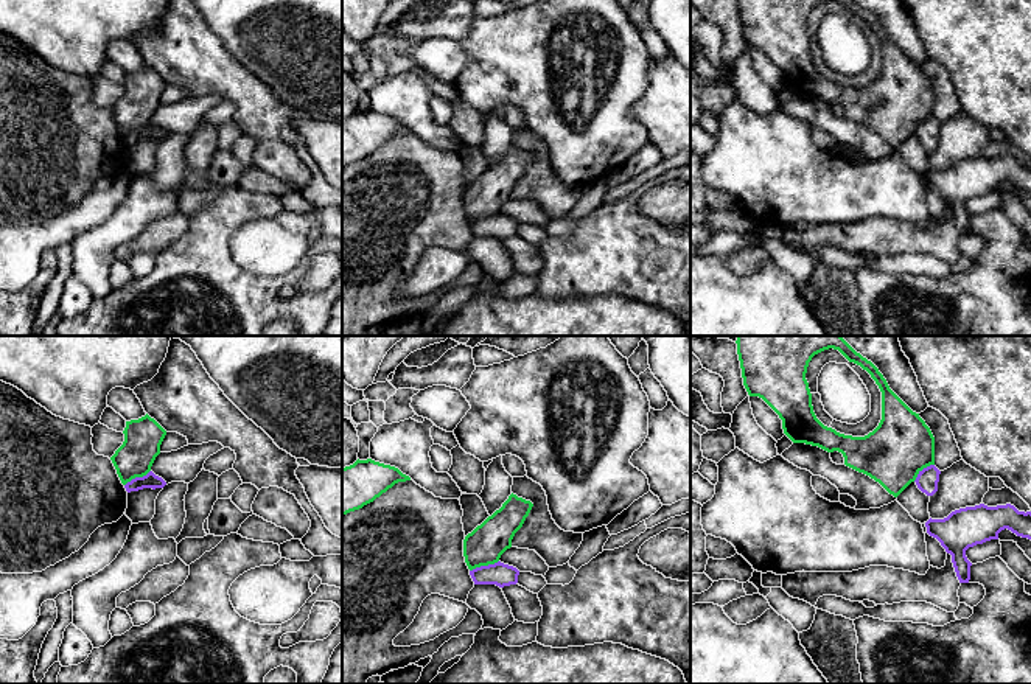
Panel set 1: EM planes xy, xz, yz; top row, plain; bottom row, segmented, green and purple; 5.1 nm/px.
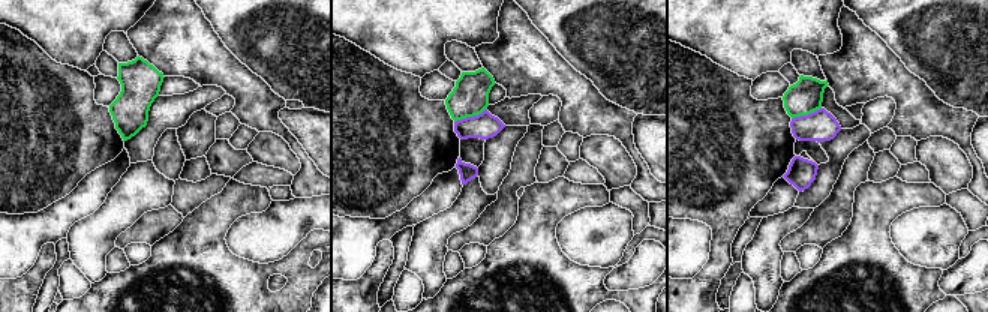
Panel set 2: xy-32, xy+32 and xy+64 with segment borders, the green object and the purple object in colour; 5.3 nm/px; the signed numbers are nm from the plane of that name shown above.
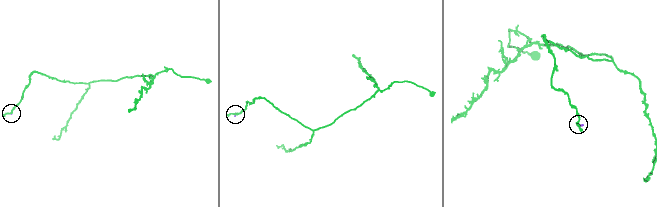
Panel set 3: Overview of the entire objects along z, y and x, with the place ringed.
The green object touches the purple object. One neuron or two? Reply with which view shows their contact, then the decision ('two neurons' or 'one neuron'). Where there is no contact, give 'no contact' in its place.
xz | two neurons

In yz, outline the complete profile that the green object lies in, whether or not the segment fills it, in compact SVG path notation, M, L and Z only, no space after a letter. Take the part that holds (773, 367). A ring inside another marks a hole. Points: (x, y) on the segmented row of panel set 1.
M737 336L736 344L748 395L762 398L779 415L784 434L793 443L841 452L846 466L869 476L894 497L914 482L924 468L935 465L935 437L930 428L889 389L879 368L841 336ZM829 348L838 350L849 362L866 370L882 392L882 420L865 437L840 434L824 426L813 412L806 373L812 358Z

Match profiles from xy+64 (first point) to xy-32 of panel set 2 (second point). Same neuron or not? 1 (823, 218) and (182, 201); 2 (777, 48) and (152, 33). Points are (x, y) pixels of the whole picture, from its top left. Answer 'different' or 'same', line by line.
1: different
2: different

